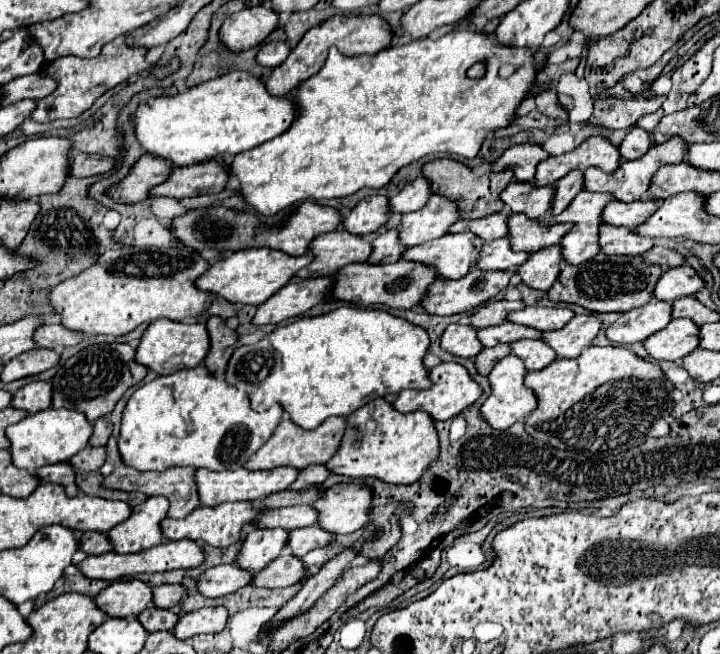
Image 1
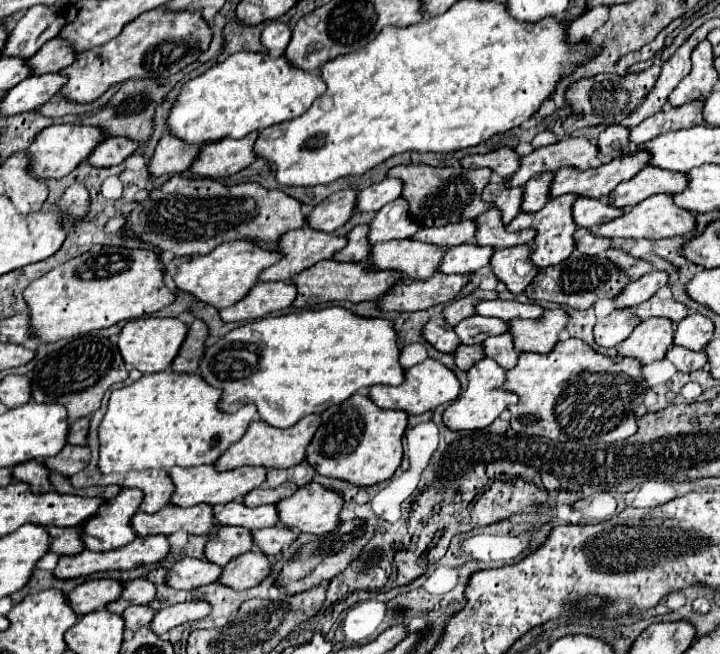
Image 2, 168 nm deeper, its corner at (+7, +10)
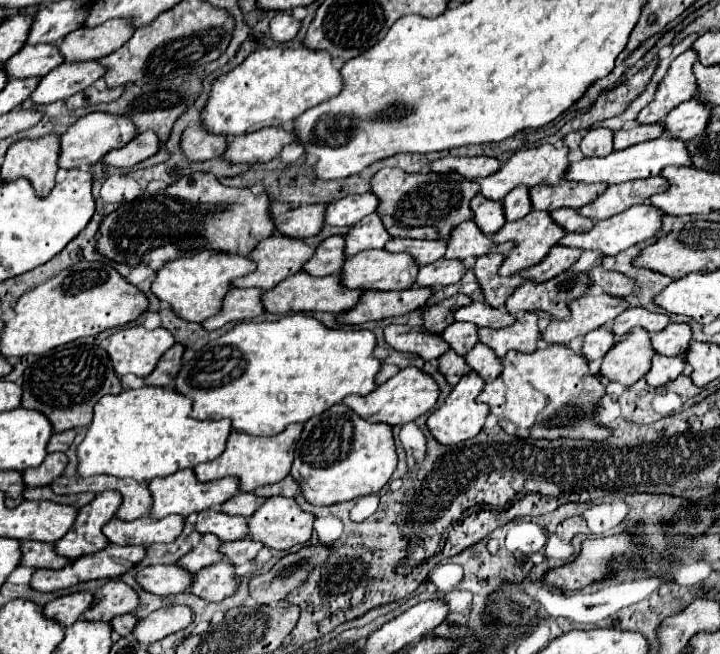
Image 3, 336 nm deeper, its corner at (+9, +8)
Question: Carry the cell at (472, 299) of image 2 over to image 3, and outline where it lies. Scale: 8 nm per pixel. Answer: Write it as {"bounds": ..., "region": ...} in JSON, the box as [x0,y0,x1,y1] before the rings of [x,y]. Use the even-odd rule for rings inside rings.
{"bounds":[423,295,473,335],"region":[[[453,295],[437,305],[431,305],[423,311],[423,319],[425,319],[425,329],[441,335],[441,331],[445,331],[445,327],[449,327],[455,319],[453,319],[453,311],[457,311],[463,305],[469,305],[473,299],[469,295]]]}

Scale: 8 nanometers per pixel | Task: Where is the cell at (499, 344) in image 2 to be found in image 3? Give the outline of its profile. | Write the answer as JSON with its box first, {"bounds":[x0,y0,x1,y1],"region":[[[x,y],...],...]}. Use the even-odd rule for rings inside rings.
{"bounds":[465,343,501,381],"region":[[[477,343],[477,347],[473,347],[473,351],[465,355],[465,359],[471,369],[475,369],[485,381],[493,381],[501,373],[501,359],[497,359],[495,351],[485,347],[485,343]]]}

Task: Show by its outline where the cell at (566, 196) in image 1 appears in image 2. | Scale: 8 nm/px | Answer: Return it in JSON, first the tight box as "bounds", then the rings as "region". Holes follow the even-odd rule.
{"bounds":[521,173,553,213],"region":[[[543,173],[543,175],[531,177],[531,181],[527,181],[527,185],[523,187],[521,211],[535,213],[549,201],[547,199],[547,185],[551,185],[551,177],[553,177],[553,173]]]}

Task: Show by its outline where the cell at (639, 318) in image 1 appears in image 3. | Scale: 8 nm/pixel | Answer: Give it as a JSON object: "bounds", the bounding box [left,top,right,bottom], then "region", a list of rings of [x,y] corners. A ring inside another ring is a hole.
{"bounds":[581,327,617,361],"region":[[[599,327],[597,331],[591,331],[585,335],[585,343],[581,353],[587,357],[587,361],[603,359],[605,353],[615,345],[617,337],[613,337],[613,331],[609,327]]]}

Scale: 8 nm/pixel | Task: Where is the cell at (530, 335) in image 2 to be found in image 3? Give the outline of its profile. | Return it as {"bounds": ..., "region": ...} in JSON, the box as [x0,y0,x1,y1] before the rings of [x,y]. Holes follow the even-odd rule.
{"bounds":[479,313,541,357],"region":[[[521,313],[517,315],[517,321],[509,327],[503,329],[493,329],[493,327],[481,327],[479,329],[479,341],[489,345],[497,357],[505,357],[507,351],[535,351],[541,341],[541,331],[537,327],[537,313]]]}

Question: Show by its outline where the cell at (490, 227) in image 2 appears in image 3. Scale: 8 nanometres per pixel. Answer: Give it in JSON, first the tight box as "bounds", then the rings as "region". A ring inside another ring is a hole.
{"bounds":[447,221,515,259],"region":[[[465,221],[453,229],[451,237],[447,239],[447,259],[467,259],[467,257],[481,257],[489,253],[503,253],[507,255],[515,243],[493,243],[475,221]]]}

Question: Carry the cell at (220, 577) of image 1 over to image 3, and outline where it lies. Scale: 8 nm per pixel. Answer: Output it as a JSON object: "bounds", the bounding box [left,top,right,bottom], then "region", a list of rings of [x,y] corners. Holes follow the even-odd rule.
{"bounds":[137,565,193,597],"region":[[[151,565],[137,571],[137,581],[145,591],[167,597],[187,591],[193,575],[189,575],[179,565]]]}

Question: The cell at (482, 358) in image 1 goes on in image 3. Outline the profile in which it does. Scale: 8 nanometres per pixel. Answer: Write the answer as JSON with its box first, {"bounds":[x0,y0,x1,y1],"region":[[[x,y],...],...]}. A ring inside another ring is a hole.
{"bounds":[439,349,471,387],"region":[[[451,349],[445,355],[441,355],[439,369],[445,373],[445,377],[447,377],[447,381],[449,381],[451,387],[455,387],[457,381],[471,371],[471,367],[465,363],[465,357],[453,353]]]}

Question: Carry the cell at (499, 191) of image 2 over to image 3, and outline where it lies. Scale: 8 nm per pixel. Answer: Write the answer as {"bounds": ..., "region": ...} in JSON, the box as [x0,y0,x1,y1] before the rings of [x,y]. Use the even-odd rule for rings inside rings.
{"bounds":[471,193,505,235],"region":[[[481,193],[473,197],[471,209],[475,213],[475,221],[481,227],[485,235],[493,235],[499,231],[499,227],[505,223],[505,211],[501,207],[501,201],[485,199]]]}

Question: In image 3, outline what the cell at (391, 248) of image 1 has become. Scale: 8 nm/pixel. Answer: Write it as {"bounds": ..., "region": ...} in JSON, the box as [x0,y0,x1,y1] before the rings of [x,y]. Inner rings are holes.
{"bounds":[305,235,345,277],"region":[[[335,235],[329,237],[321,243],[321,247],[317,247],[315,255],[305,263],[305,271],[317,277],[323,275],[333,275],[339,273],[343,263],[345,263],[345,237],[343,235]]]}

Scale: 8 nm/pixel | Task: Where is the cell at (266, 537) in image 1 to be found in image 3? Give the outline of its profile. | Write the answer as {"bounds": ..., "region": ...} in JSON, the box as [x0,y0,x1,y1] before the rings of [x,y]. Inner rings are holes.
{"bounds":[181,535,225,573],"region":[[[203,535],[201,543],[191,553],[181,557],[181,565],[189,573],[197,573],[201,571],[201,567],[219,563],[221,559],[225,559],[225,555],[221,555],[219,551],[219,545],[221,545],[221,539],[215,539],[215,535]]]}

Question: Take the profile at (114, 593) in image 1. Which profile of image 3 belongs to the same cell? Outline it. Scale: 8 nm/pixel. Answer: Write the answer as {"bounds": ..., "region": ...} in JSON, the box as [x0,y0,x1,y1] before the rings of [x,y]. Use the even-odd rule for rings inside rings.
{"bounds":[43,591,93,627],"region":[[[77,591],[77,593],[69,593],[65,597],[53,599],[51,603],[45,605],[43,611],[51,619],[55,619],[61,625],[69,627],[69,625],[73,625],[75,621],[81,619],[83,611],[87,607],[91,607],[91,601],[93,601],[93,593],[89,593],[89,591]]]}

